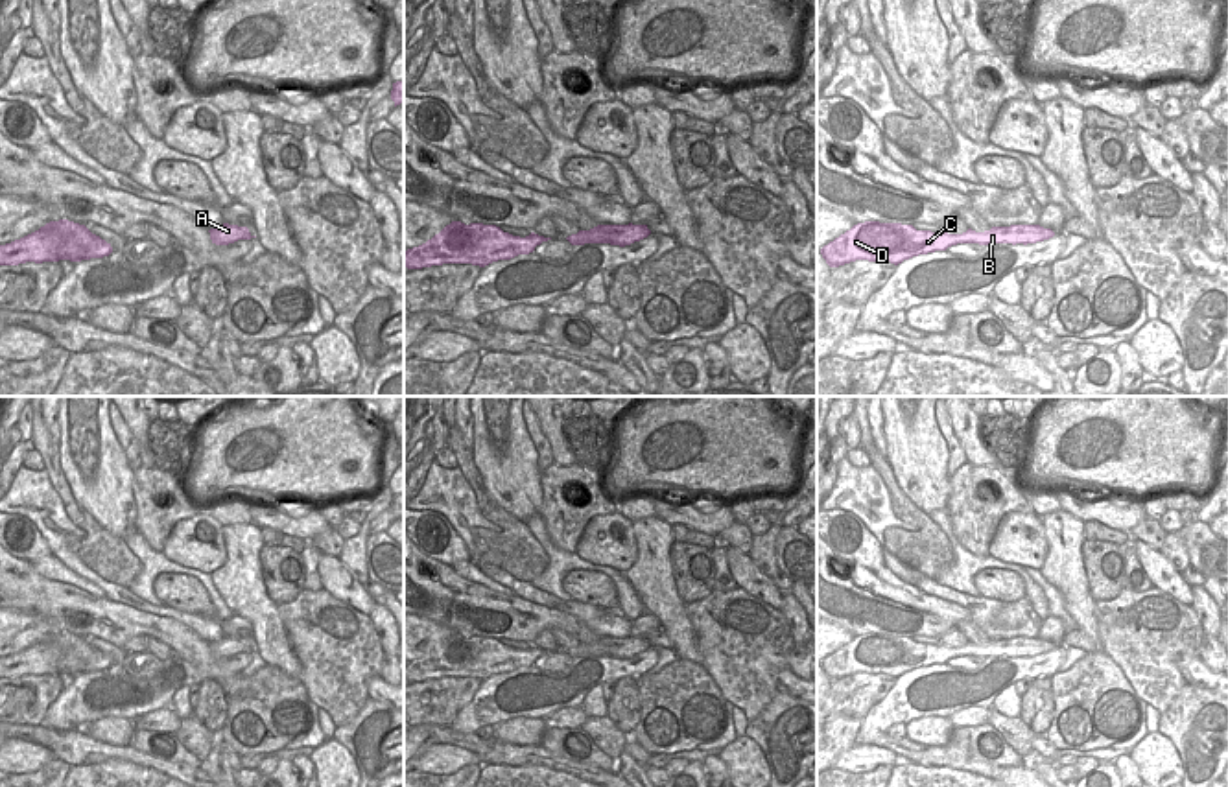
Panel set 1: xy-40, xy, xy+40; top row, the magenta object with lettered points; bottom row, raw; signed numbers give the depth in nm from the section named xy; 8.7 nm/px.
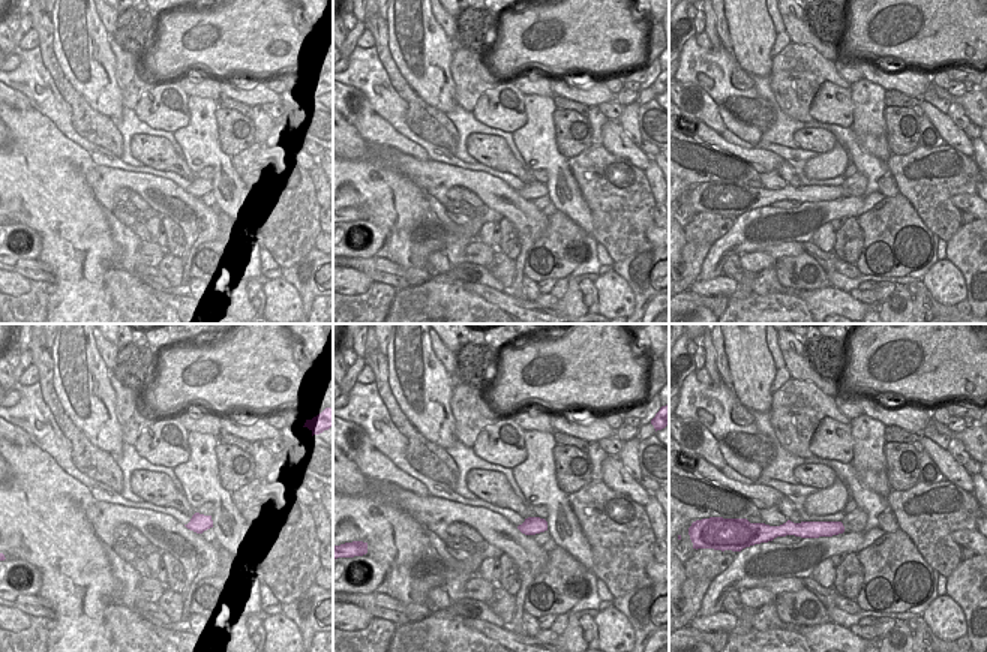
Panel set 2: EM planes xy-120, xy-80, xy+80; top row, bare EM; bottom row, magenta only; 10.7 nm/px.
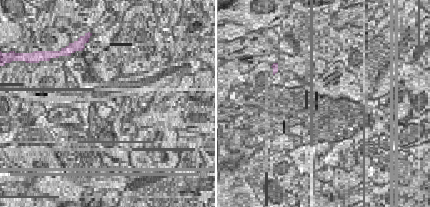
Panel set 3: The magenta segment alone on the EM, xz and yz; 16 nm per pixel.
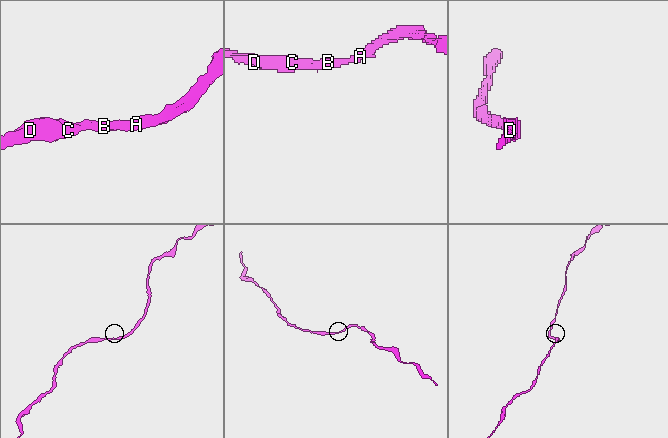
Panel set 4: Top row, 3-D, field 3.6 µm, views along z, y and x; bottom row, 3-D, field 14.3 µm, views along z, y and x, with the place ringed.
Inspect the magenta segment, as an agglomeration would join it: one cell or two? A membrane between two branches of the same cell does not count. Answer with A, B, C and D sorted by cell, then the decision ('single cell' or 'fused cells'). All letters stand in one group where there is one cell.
A B C D | single cell

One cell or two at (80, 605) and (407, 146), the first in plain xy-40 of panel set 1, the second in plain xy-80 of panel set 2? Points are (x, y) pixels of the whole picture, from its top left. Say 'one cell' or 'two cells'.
two cells

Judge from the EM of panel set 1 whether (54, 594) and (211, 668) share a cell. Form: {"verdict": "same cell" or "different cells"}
{"verdict": "same cell"}

